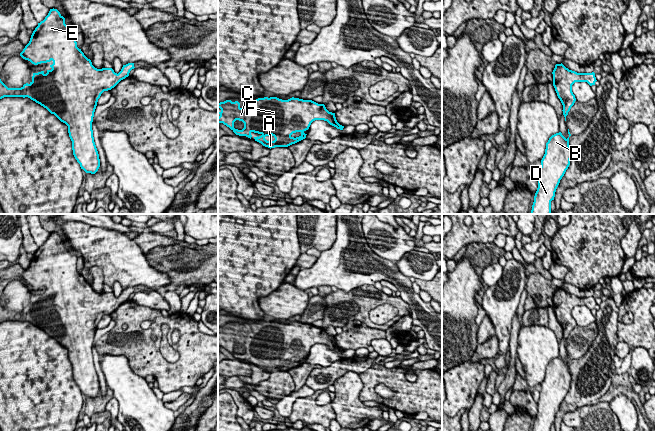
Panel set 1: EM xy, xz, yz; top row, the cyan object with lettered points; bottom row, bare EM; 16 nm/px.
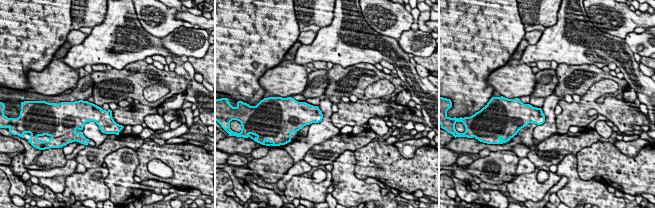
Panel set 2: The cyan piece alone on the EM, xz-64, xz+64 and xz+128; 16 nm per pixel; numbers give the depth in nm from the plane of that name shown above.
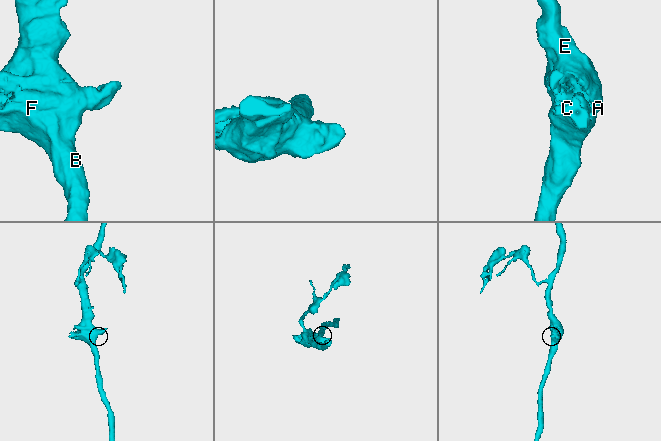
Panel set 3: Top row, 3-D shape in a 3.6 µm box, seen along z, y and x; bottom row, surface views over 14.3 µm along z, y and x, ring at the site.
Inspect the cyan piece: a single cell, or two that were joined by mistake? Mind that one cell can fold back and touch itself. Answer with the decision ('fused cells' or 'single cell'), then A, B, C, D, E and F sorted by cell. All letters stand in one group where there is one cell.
single cell; A B C D E F

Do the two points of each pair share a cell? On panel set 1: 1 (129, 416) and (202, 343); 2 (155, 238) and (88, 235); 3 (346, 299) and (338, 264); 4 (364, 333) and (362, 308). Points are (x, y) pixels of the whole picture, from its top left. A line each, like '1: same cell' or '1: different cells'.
1: different cells
2: different cells
3: different cells
4: different cells

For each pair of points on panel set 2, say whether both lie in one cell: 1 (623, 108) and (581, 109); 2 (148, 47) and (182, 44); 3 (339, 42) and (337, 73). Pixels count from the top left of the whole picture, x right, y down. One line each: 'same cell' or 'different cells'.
1: same cell
2: different cells
3: different cells

